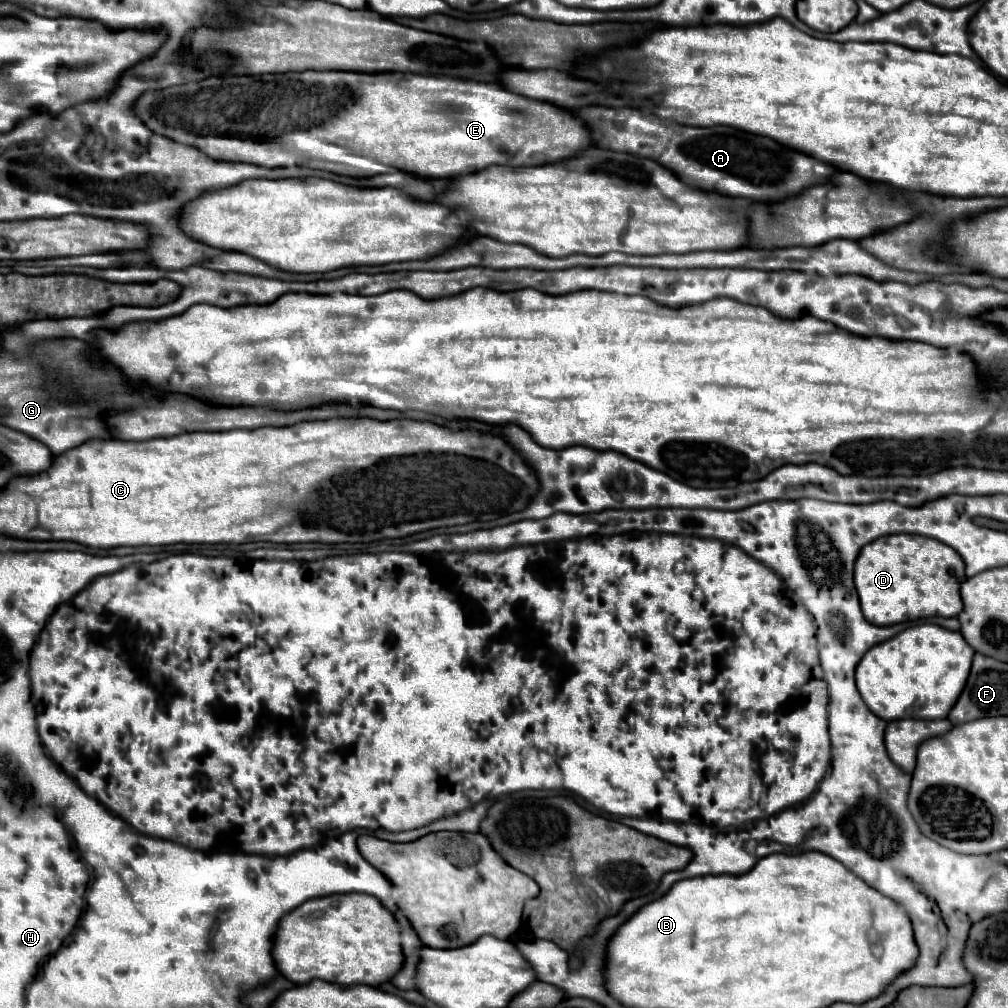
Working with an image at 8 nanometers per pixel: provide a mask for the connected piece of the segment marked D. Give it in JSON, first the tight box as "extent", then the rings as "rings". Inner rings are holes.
{"extent":[854,535,966,625],"rings":[[[886,535],[872,543],[868,543],[854,565],[854,585],[860,595],[862,613],[874,625],[894,625],[902,621],[916,621],[926,617],[956,617],[962,611],[960,599],[960,583],[966,579],[964,563],[960,555],[936,539],[920,537],[920,535]]]}

